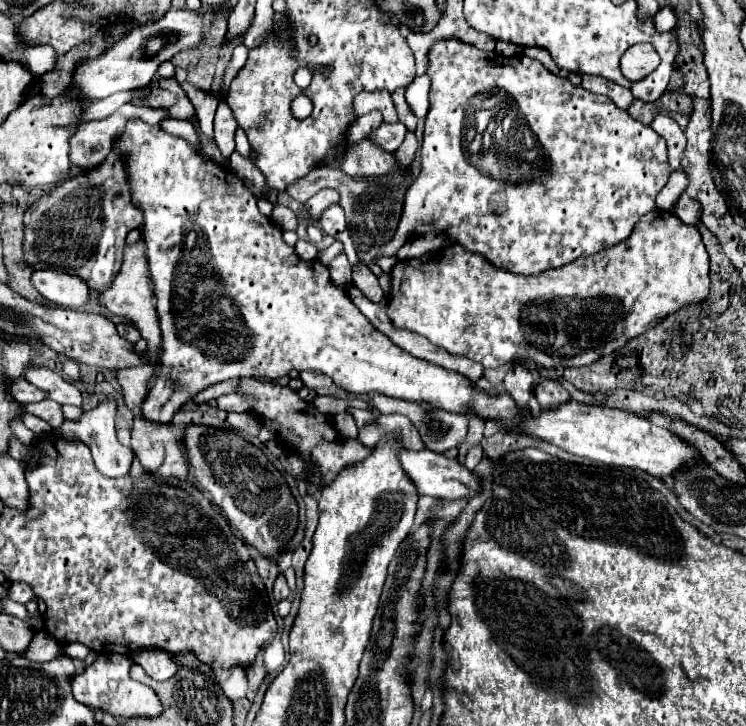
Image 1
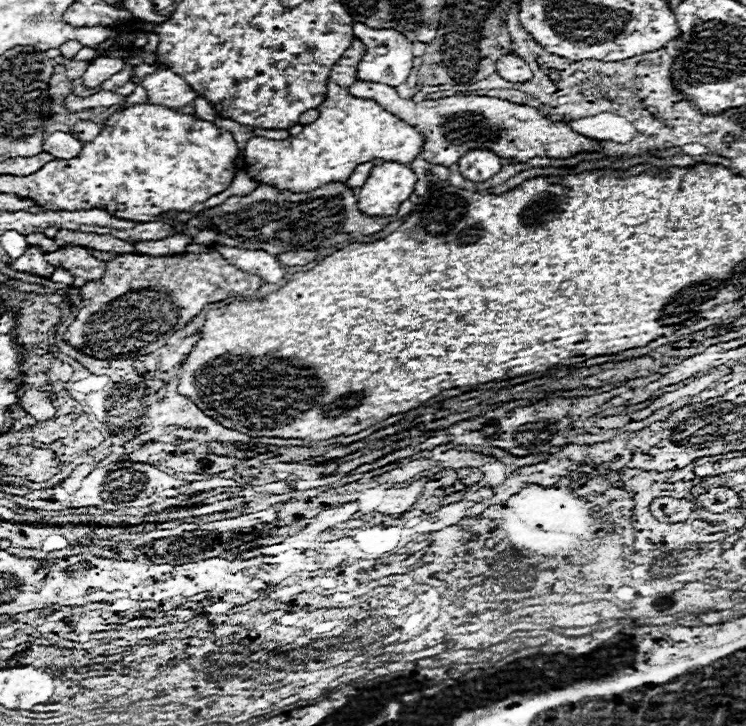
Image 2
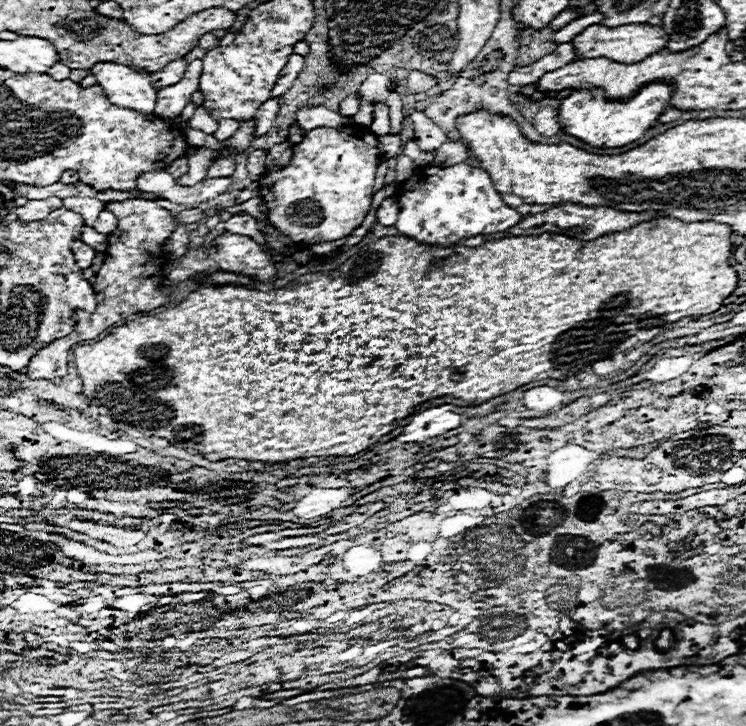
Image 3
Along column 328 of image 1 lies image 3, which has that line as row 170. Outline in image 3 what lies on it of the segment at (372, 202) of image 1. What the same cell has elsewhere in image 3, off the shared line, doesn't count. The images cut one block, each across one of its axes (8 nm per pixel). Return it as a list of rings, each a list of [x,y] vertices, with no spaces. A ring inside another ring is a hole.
[[[185,156],[176,159],[170,166],[168,166],[168,172],[174,176],[174,178],[180,178],[188,171],[188,161]]]

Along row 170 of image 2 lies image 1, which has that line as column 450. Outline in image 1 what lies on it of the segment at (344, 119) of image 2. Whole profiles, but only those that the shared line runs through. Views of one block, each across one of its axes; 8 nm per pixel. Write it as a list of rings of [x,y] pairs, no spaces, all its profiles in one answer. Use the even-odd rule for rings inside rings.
[[[656,208],[636,222],[630,238],[624,242],[536,276],[496,268],[482,254],[472,254],[460,244],[412,258],[408,260],[408,270],[398,270],[396,264],[392,270],[388,316],[396,328],[418,332],[452,354],[470,356],[470,360],[480,362],[484,368],[496,368],[516,358],[532,360],[544,368],[580,368],[620,350],[628,340],[650,330],[650,324],[656,326],[680,306],[704,300],[710,288],[708,270],[710,260],[698,228],[680,222],[672,212]]]

